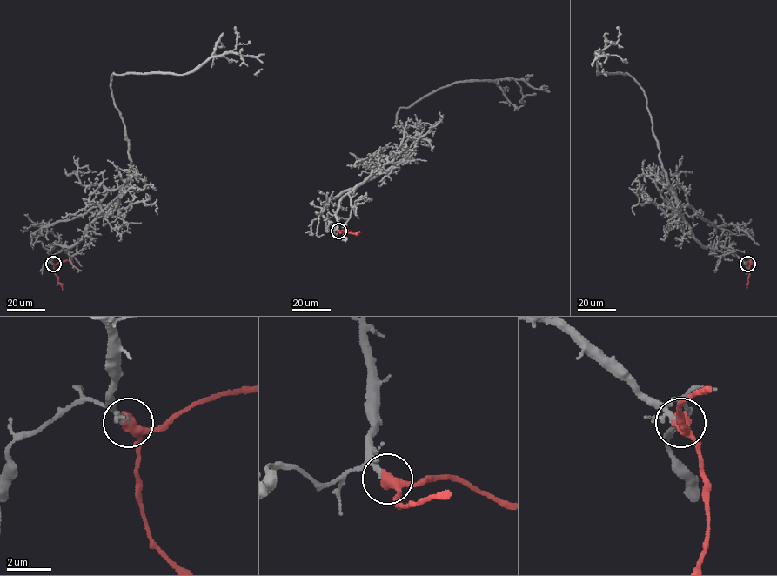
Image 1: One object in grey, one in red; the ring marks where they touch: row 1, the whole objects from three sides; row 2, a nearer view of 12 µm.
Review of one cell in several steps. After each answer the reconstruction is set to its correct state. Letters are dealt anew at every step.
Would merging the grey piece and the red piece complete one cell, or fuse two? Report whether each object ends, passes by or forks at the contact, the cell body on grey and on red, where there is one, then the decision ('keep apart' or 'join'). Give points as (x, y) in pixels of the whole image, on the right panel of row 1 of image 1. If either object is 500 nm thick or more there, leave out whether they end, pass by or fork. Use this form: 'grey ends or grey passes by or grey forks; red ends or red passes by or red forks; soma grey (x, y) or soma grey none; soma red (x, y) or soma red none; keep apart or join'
grey passes by; red passes by; soma grey none; soma red none; join

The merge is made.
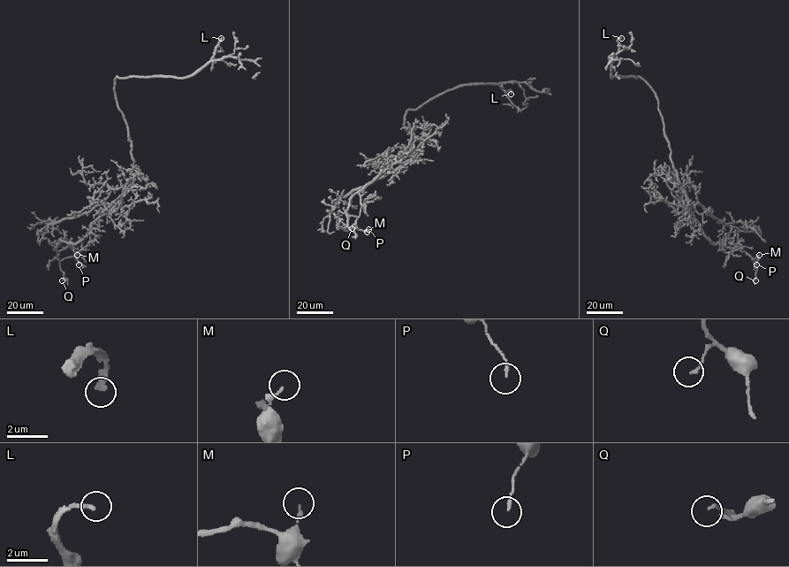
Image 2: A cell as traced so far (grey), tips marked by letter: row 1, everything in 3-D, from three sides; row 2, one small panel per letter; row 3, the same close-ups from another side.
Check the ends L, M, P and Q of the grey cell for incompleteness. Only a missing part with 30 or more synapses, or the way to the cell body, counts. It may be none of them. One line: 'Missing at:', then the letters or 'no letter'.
Missing at: L

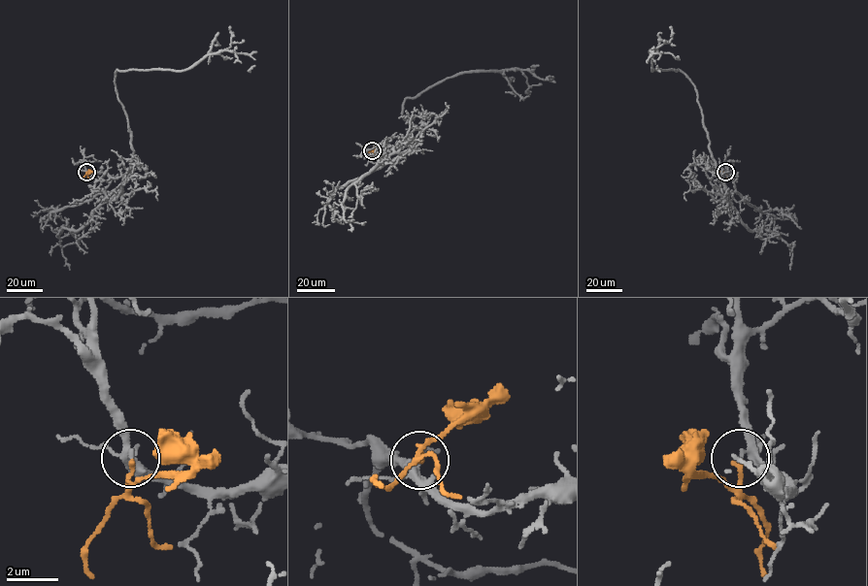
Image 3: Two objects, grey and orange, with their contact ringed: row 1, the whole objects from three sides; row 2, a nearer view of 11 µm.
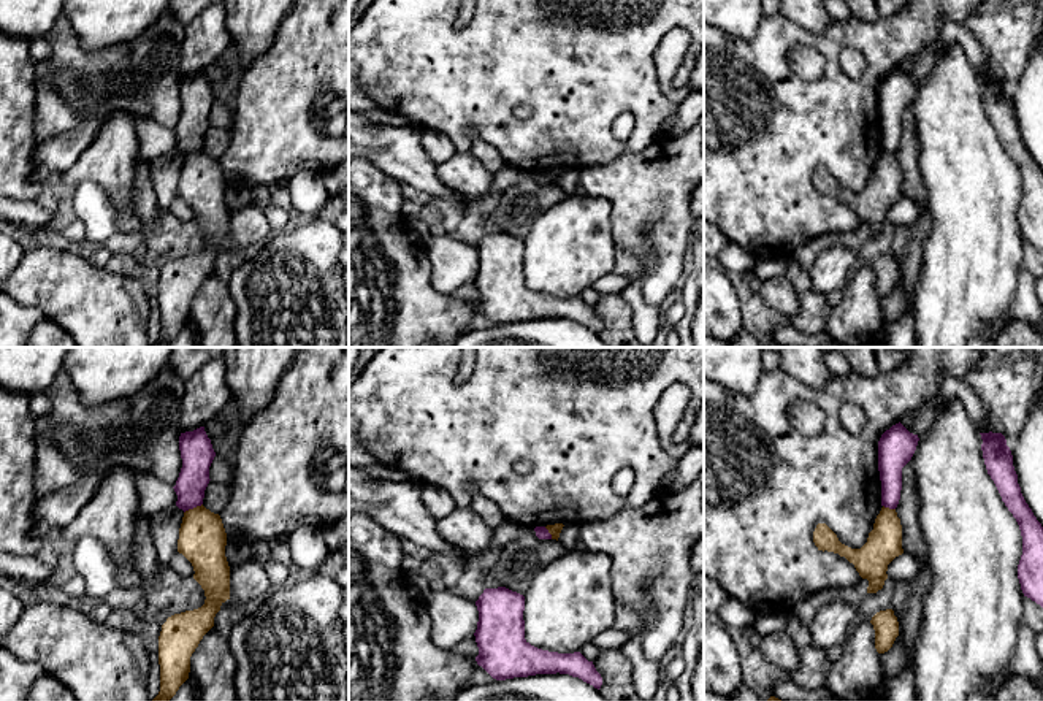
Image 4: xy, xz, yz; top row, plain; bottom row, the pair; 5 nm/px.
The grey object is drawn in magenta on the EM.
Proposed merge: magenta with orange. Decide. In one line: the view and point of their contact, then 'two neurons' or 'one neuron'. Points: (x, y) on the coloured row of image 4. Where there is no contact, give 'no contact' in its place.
xy (192, 508) | two neurons

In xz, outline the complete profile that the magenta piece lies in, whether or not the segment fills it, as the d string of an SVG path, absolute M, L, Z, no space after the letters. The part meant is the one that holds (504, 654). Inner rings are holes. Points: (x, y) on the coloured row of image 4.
M506 587L485 588L476 601L476 661L493 679L506 680L536 674L569 674L601 688L602 677L580 652L558 653L537 649L525 639L525 596Z

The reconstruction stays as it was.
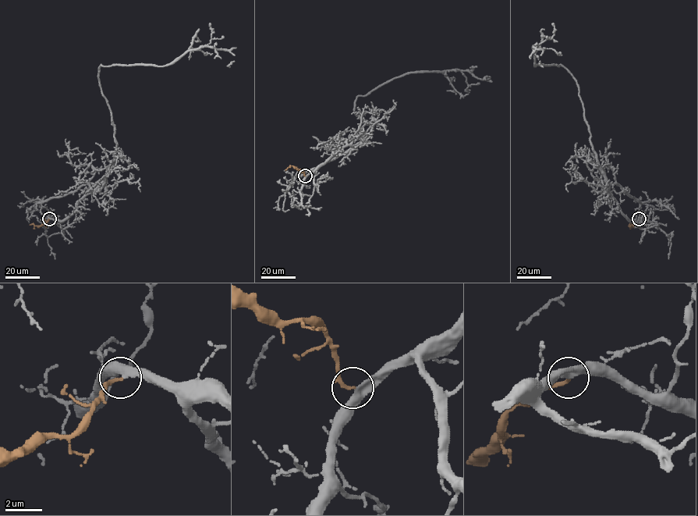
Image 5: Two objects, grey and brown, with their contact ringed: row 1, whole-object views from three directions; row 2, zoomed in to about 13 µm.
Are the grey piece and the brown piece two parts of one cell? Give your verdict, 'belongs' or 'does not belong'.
belongs

